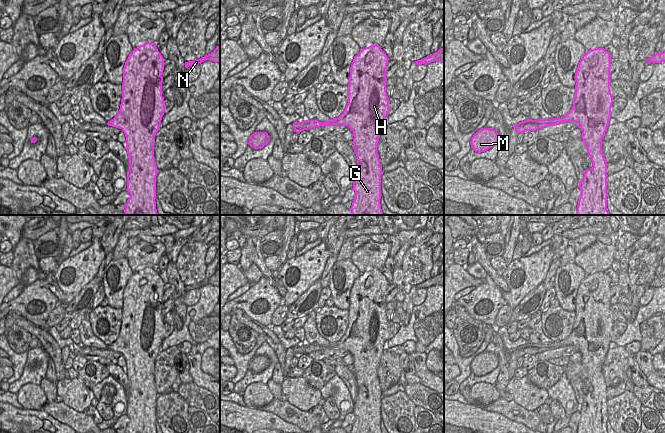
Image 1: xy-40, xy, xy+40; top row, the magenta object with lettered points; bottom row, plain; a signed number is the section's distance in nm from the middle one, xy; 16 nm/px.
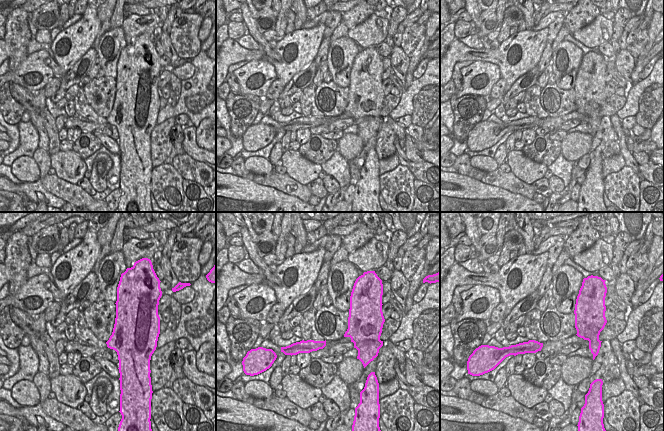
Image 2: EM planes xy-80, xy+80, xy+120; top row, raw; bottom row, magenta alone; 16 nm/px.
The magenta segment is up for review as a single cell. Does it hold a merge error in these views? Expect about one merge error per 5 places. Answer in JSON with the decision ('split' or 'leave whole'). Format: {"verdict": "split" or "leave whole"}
{"verdict": "leave whole"}

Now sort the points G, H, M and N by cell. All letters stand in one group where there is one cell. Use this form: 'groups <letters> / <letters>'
groups G H M N

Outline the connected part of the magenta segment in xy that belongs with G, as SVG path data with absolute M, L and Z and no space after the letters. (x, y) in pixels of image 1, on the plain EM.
M379 269L363 272L350 291L348 327L343 337L328 346L308 344L293 347L297 358L332 349L345 349L353 356L358 395L352 412L355 422L350 433L381 433L382 390L377 370L389 336L386 316L389 284Z

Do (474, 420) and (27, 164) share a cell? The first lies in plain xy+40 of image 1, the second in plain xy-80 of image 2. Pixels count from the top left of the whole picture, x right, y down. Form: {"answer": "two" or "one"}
{"answer": "two"}

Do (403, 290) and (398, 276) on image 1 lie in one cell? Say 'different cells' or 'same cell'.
same cell

